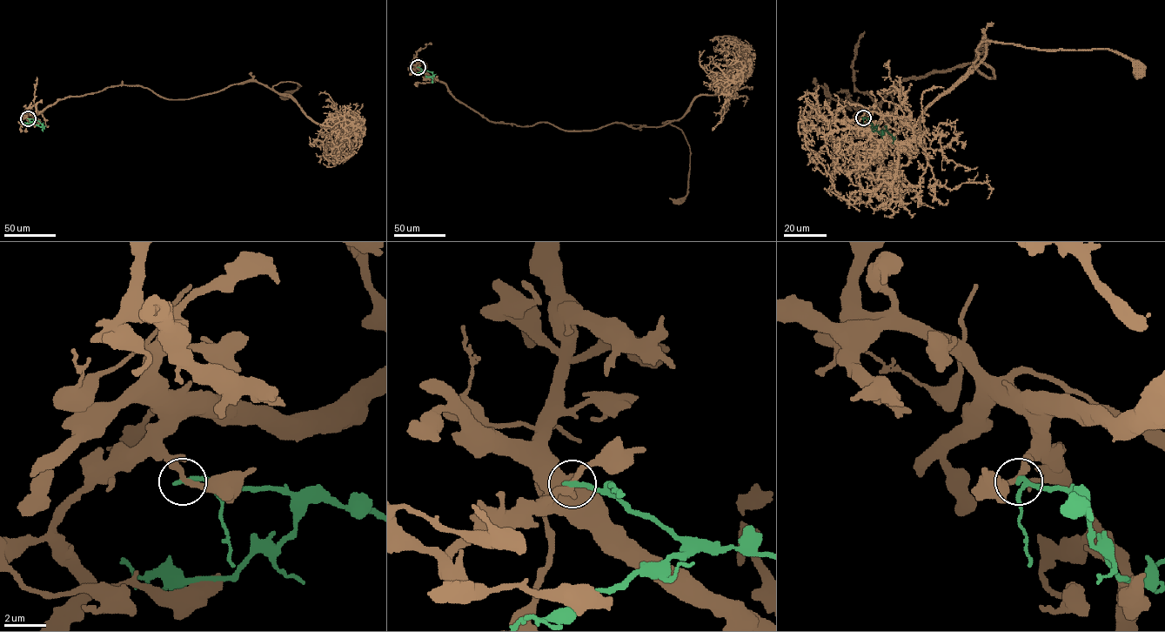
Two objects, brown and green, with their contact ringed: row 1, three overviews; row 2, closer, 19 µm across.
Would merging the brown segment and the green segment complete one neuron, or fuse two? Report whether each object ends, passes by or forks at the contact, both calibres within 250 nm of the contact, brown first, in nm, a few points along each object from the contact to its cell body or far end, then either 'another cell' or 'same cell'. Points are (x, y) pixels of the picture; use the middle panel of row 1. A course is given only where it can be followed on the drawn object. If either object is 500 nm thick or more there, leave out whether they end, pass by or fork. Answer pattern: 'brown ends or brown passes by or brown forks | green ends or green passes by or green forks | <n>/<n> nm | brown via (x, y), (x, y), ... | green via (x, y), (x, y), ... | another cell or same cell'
brown passes by | green ends | 260/280 nm | brown via (418, 67), (490, 121), (592, 131), (671, 121), (662, 123), (681, 131), (690, 152), (687, 193), (675, 201) | green via (418, 67), (431, 71), (432, 81) | another cell

